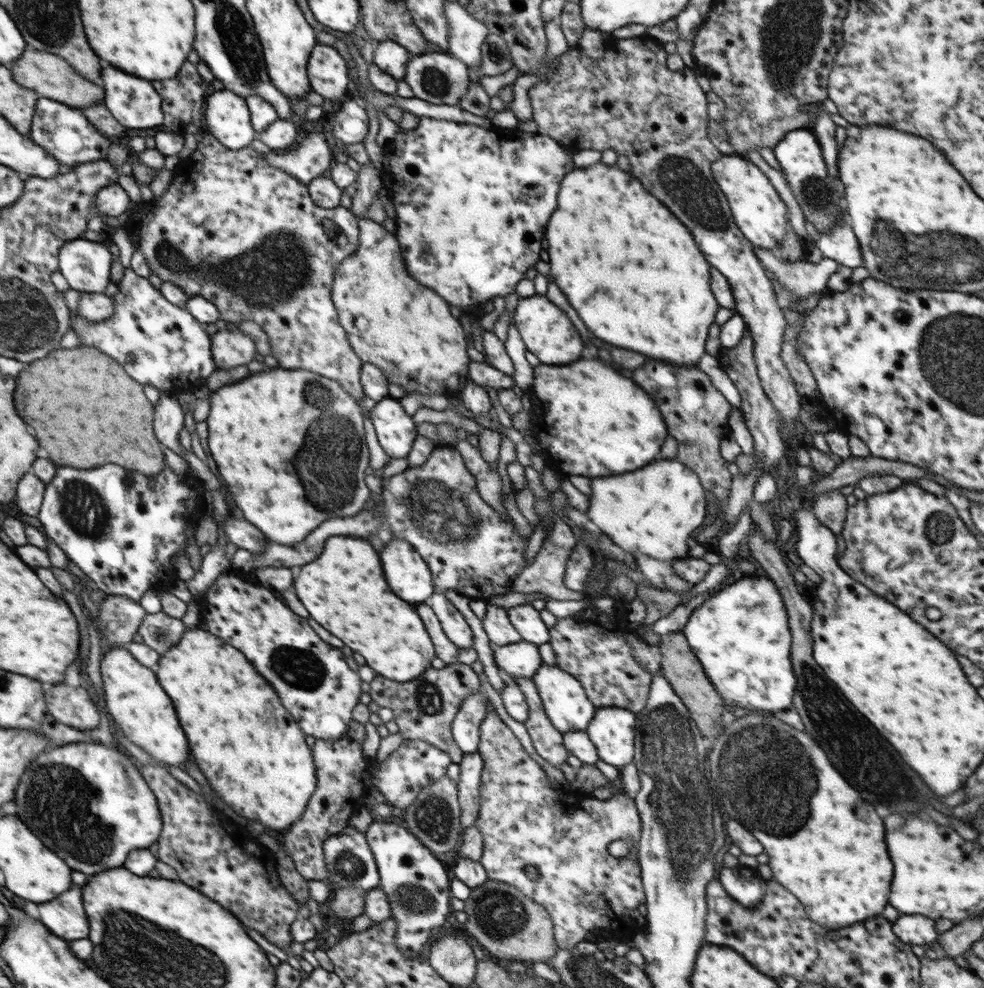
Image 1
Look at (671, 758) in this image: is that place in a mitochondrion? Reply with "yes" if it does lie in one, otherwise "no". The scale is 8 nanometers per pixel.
yes

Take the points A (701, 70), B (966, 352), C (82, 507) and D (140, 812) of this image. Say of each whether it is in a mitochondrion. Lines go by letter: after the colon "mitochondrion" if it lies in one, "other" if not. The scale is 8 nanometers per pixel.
A: other
B: mitochondrion
C: mitochondrion
D: other

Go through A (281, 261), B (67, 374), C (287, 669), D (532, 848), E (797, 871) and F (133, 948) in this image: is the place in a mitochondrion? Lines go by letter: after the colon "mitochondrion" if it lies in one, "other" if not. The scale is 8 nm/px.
A: mitochondrion
B: other
C: mitochondrion
D: other
E: other
F: mitochondrion

